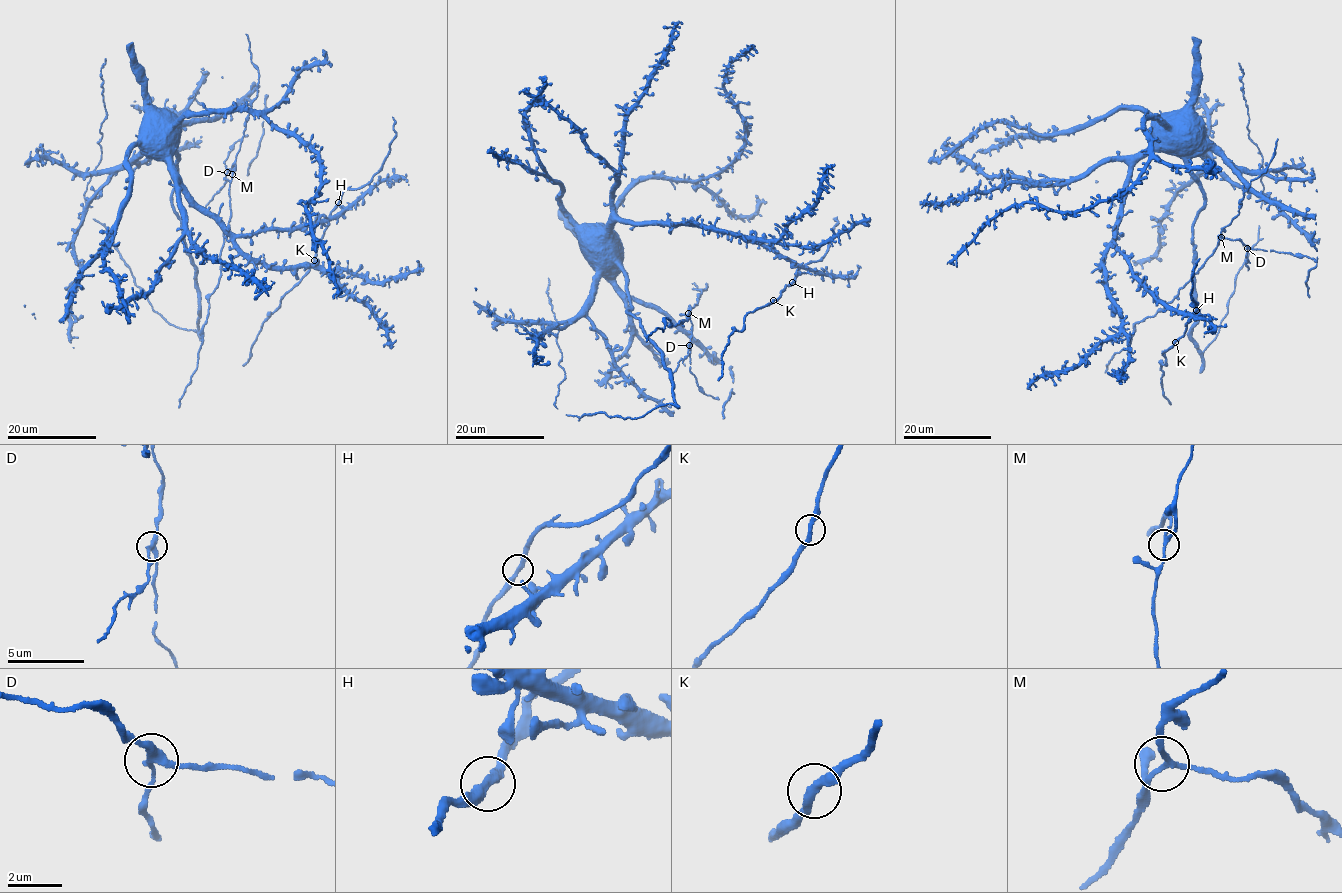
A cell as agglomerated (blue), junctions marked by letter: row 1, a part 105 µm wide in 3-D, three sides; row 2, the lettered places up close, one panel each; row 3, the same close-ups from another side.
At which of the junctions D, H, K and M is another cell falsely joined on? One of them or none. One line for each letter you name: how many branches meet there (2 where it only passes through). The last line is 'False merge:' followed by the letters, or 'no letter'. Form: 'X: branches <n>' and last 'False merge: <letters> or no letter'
D: branches 3
False merge: D

